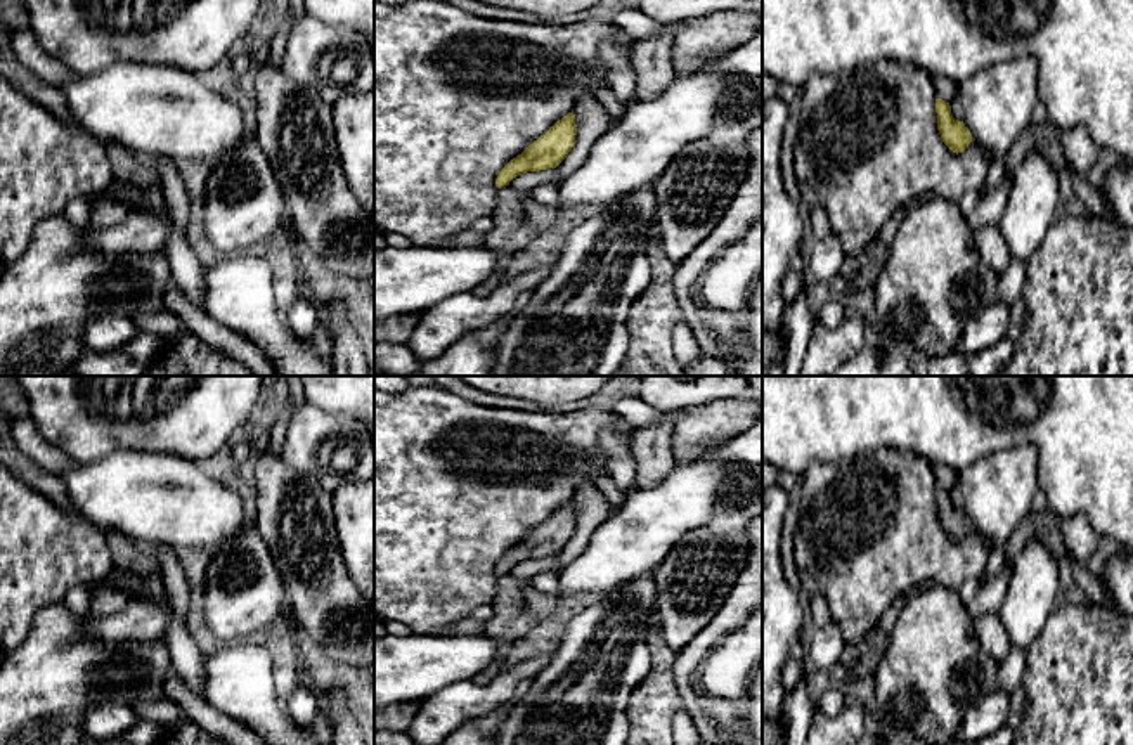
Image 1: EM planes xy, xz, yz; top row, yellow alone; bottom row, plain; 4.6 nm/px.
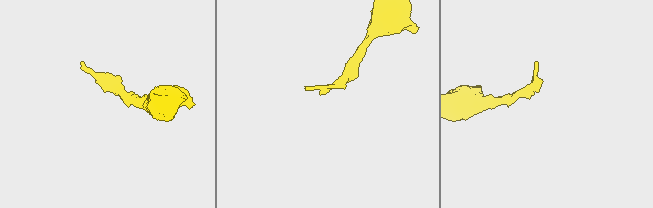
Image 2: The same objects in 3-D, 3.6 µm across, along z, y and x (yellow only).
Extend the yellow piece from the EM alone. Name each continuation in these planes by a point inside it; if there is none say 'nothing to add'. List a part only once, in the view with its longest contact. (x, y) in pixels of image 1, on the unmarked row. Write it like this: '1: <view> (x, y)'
nothing to add

